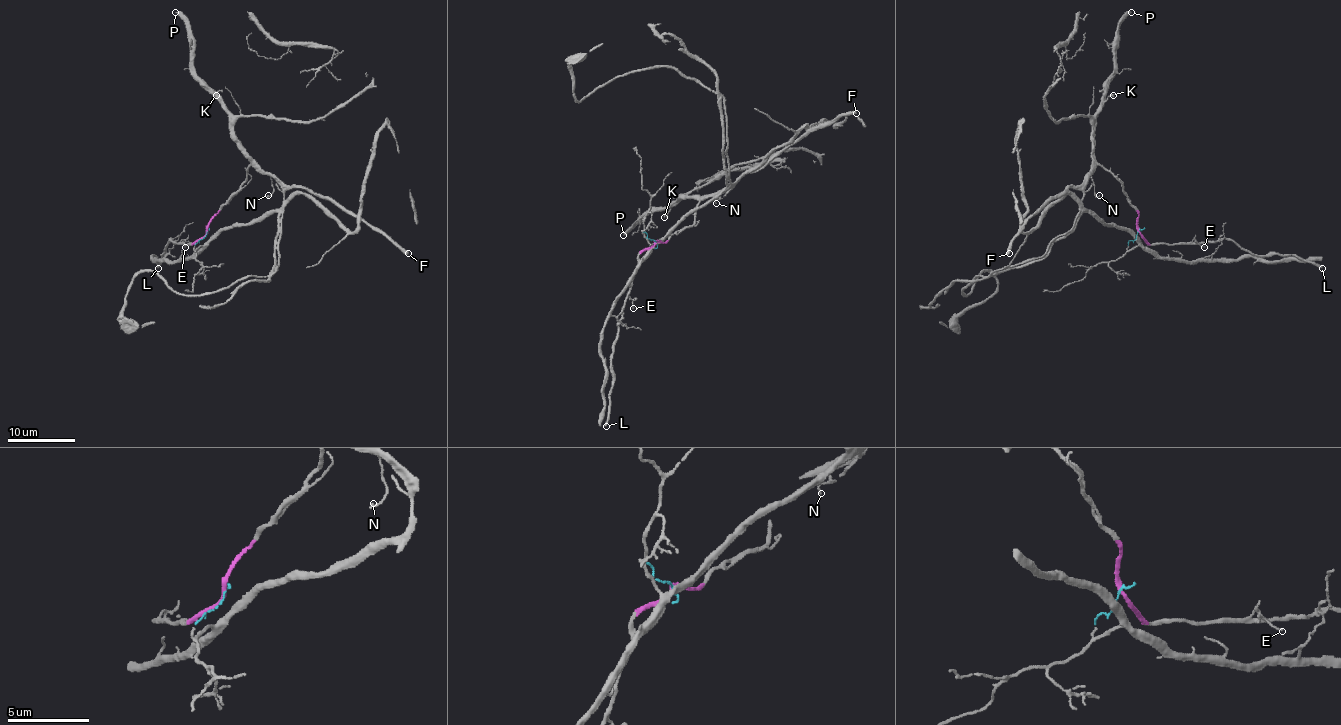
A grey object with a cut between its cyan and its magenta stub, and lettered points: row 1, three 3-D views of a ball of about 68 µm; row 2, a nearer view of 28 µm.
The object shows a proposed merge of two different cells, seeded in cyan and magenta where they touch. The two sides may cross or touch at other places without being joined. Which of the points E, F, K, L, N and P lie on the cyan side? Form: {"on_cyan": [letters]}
{"on_cyan": []}

